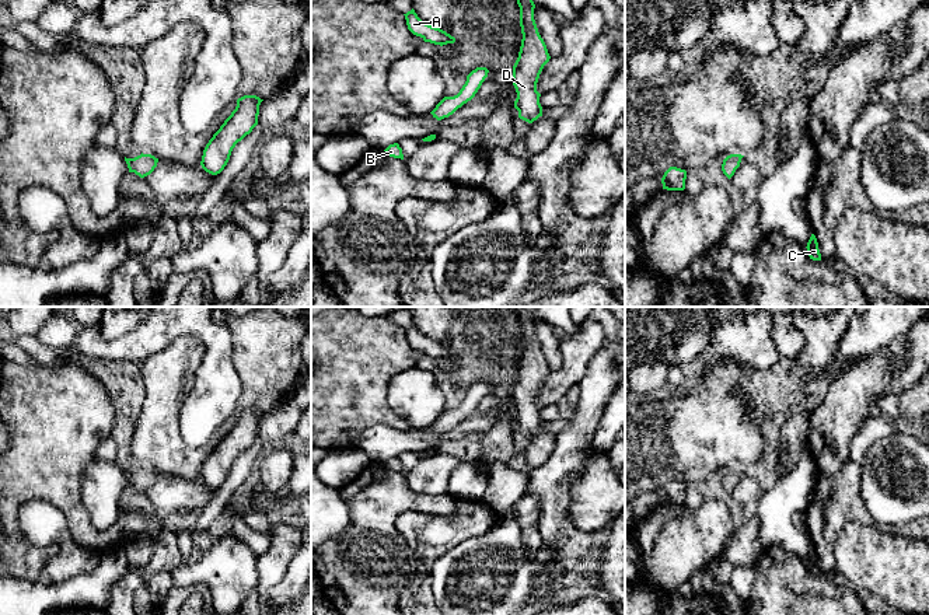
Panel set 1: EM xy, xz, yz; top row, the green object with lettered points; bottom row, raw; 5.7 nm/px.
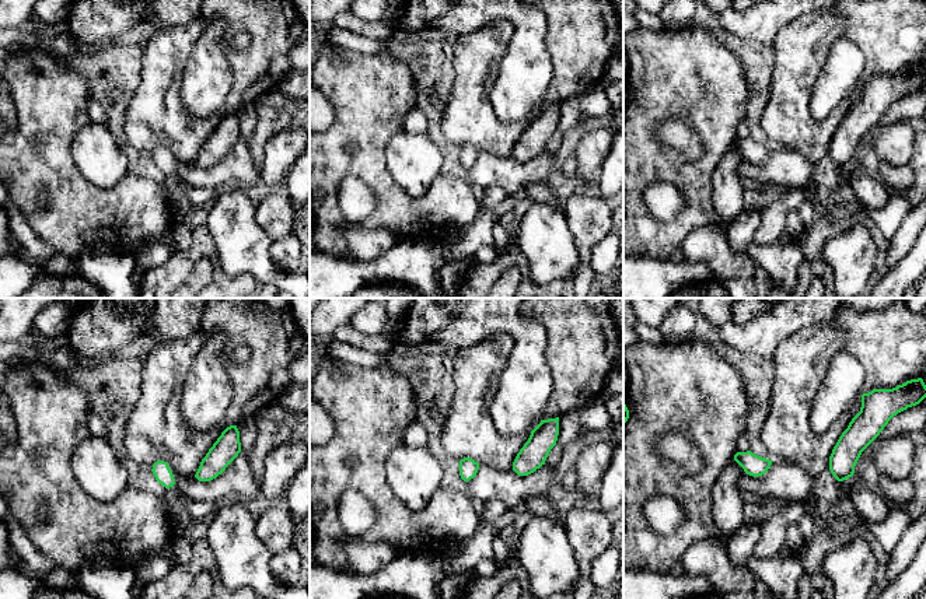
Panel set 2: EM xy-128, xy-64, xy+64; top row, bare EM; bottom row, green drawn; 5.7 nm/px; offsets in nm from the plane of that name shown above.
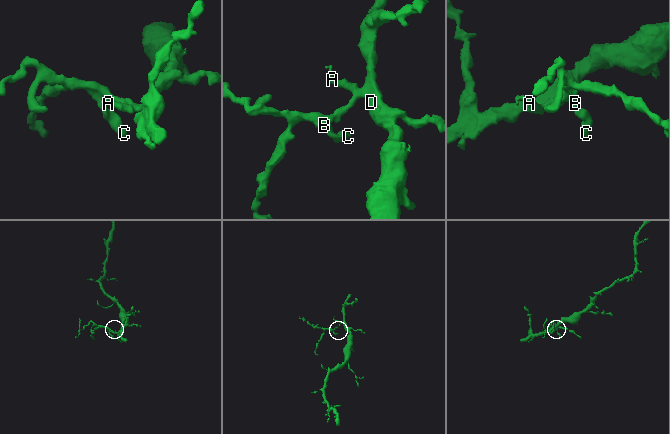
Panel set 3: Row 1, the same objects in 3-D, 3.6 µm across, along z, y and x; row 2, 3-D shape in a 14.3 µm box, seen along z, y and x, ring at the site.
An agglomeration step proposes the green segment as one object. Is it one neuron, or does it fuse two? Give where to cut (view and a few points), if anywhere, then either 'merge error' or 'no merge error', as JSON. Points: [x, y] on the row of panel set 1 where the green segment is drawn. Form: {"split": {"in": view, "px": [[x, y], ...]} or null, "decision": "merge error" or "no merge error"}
{"split": null, "decision": "no merge error"}

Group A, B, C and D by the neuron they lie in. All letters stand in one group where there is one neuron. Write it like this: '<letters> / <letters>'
A B C D

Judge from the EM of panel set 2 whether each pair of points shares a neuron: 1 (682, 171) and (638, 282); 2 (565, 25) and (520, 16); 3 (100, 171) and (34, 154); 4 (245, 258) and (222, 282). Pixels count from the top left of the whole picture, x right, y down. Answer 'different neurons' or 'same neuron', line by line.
1: different neurons
2: different neurons
3: different neurons
4: different neurons

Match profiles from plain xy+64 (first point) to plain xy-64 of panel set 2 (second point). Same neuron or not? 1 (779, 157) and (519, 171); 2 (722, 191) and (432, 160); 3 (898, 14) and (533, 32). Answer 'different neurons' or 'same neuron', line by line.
1: same neuron
2: same neuron
3: different neurons

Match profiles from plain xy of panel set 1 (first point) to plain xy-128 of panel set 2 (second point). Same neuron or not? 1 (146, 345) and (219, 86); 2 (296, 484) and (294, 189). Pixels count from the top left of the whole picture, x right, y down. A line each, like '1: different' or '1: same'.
1: same
2: same

